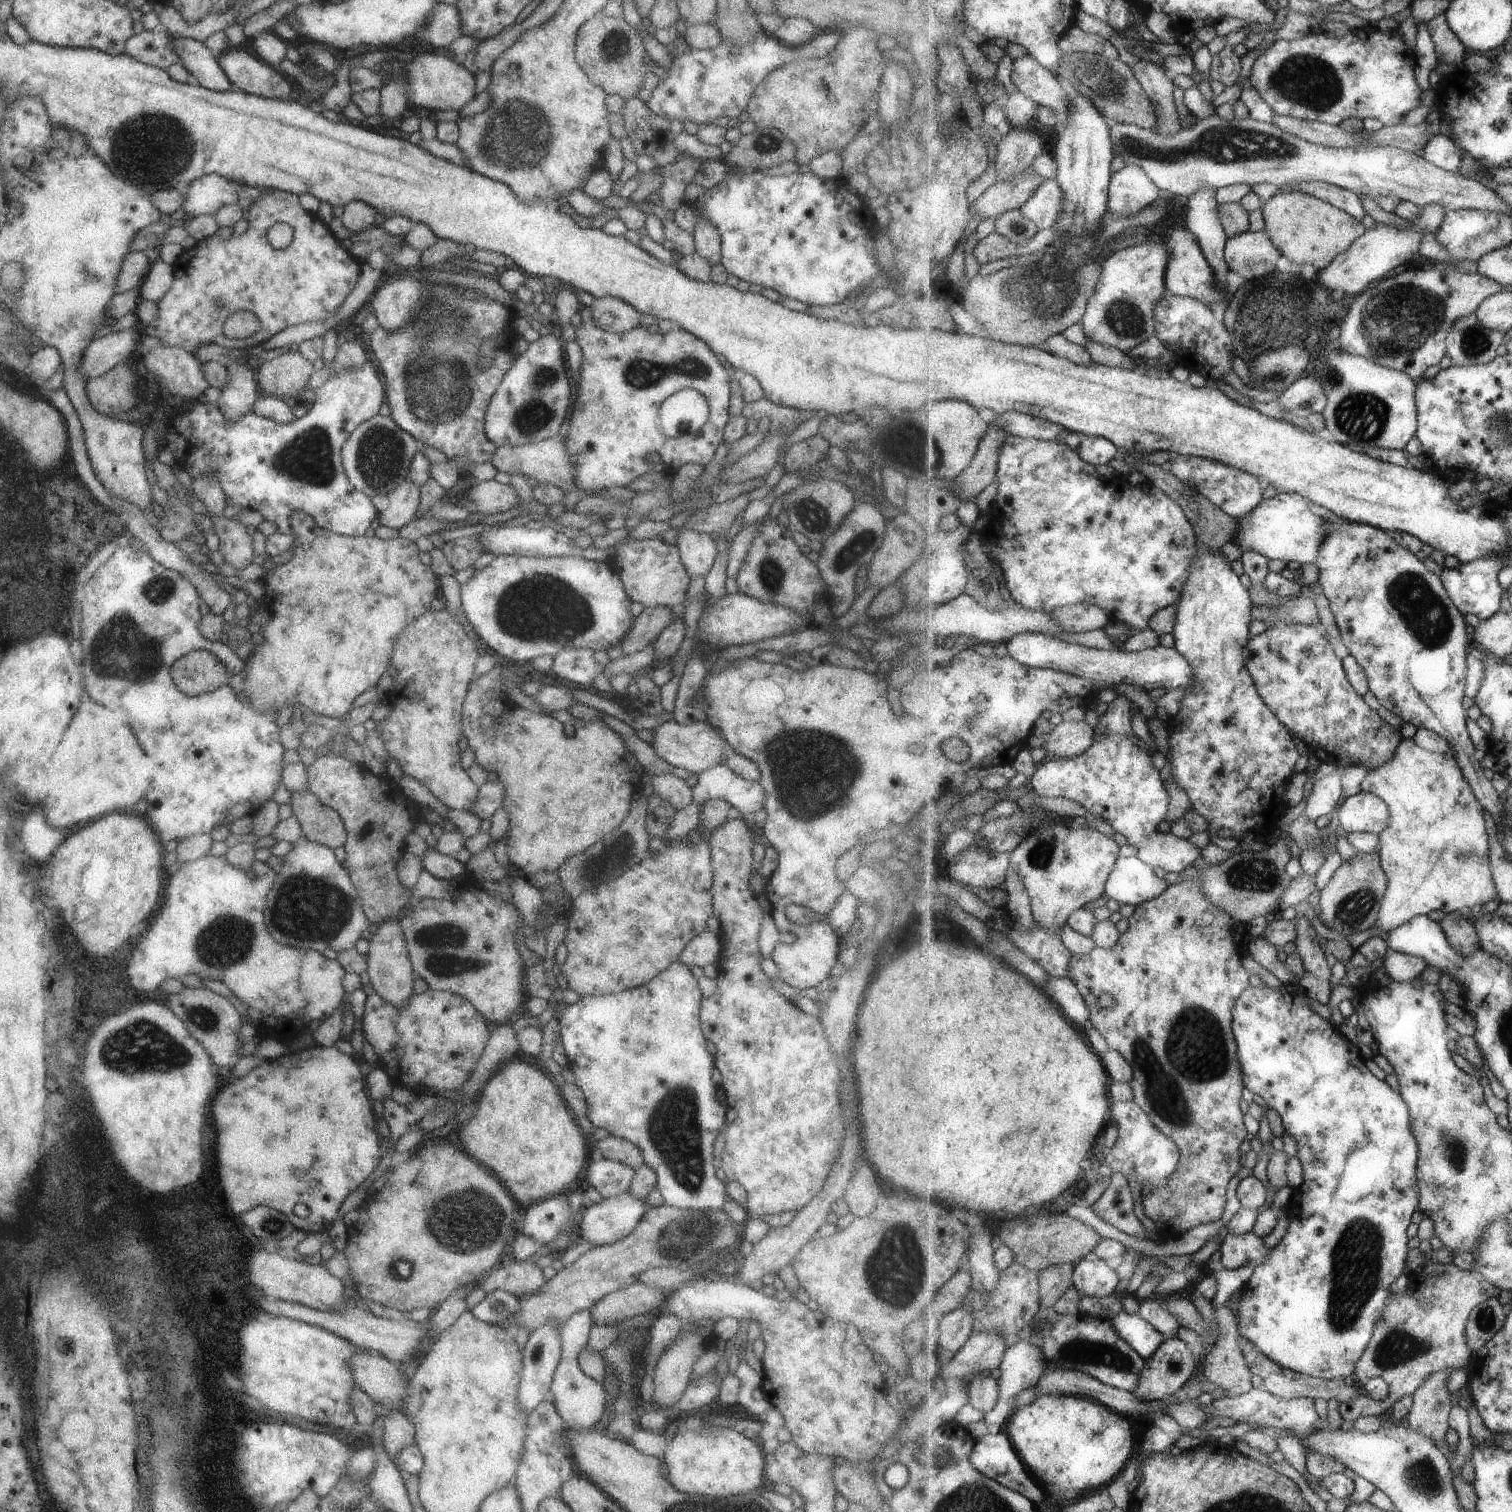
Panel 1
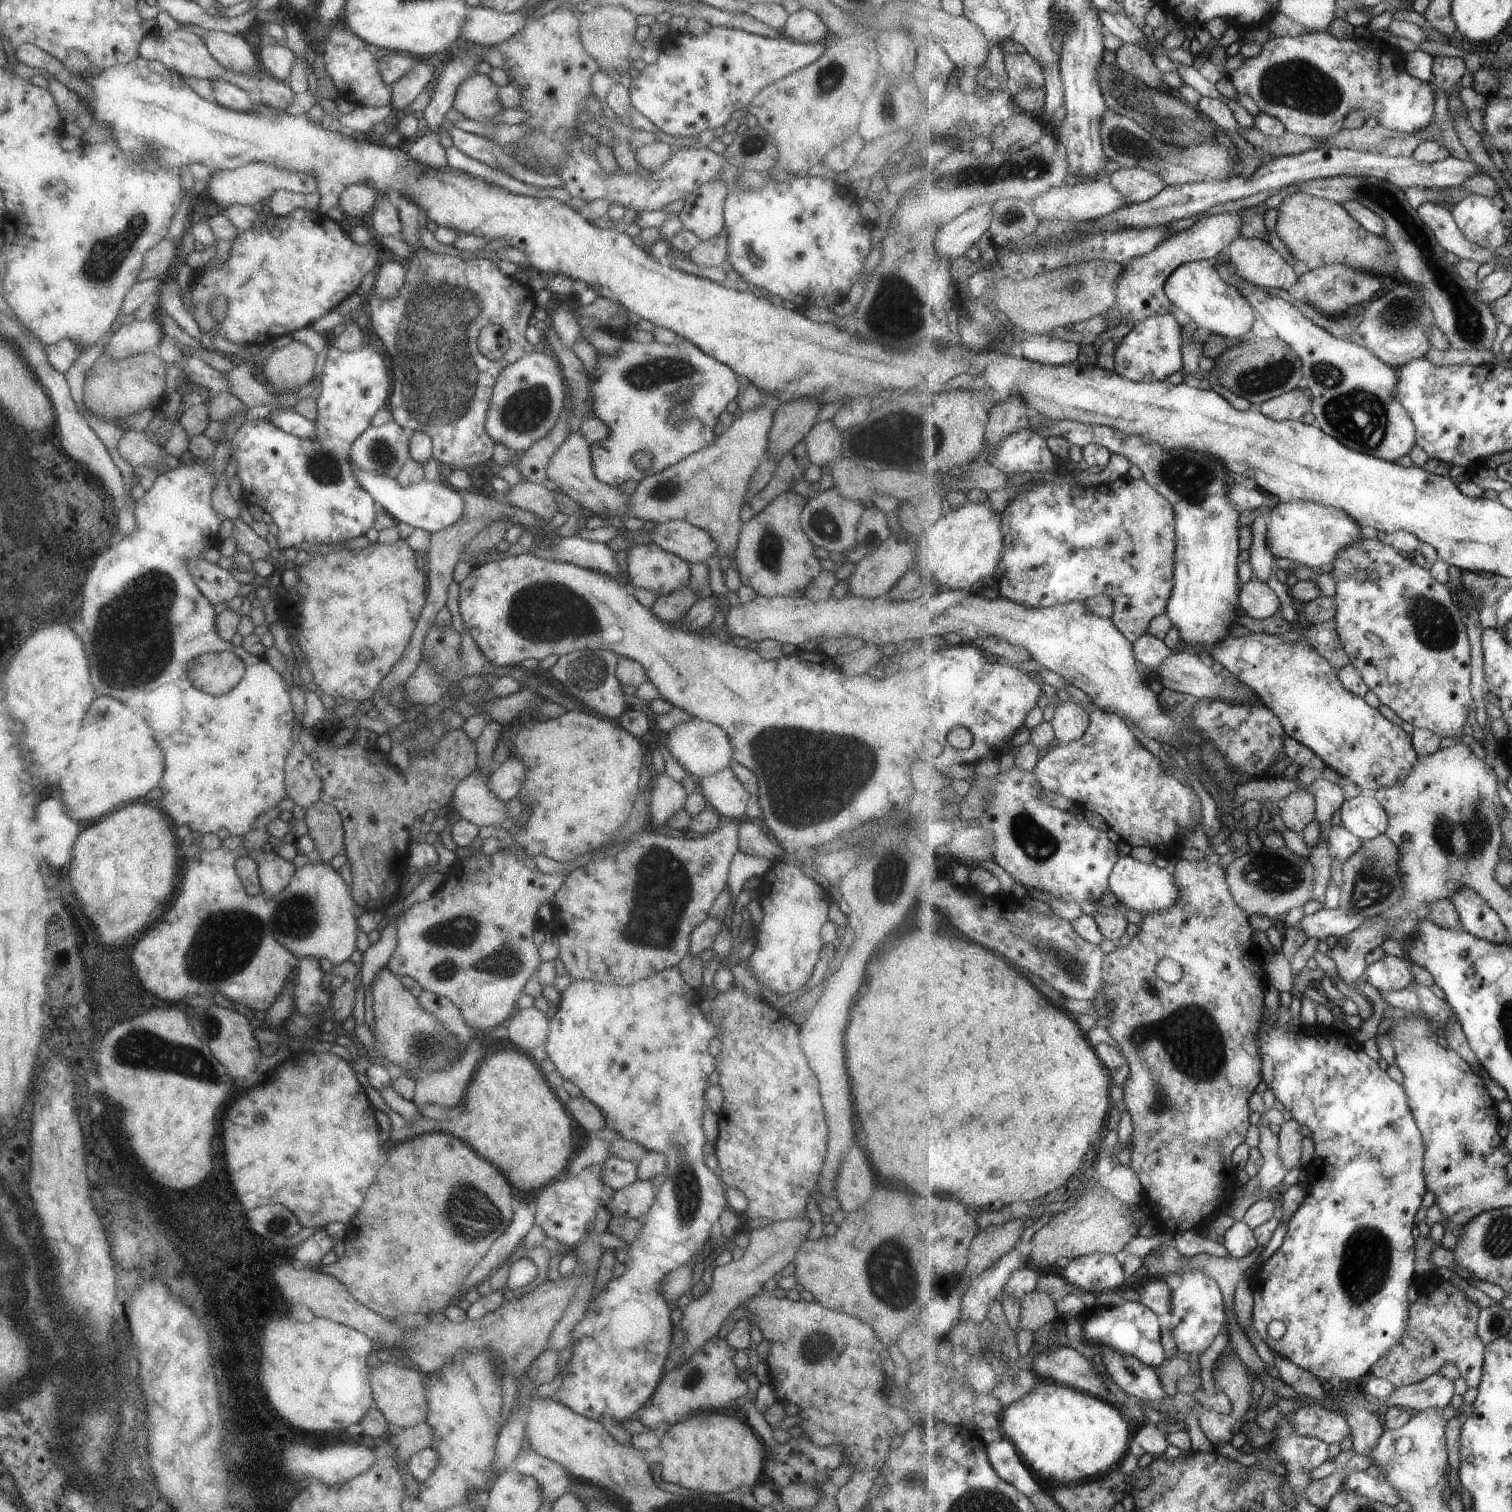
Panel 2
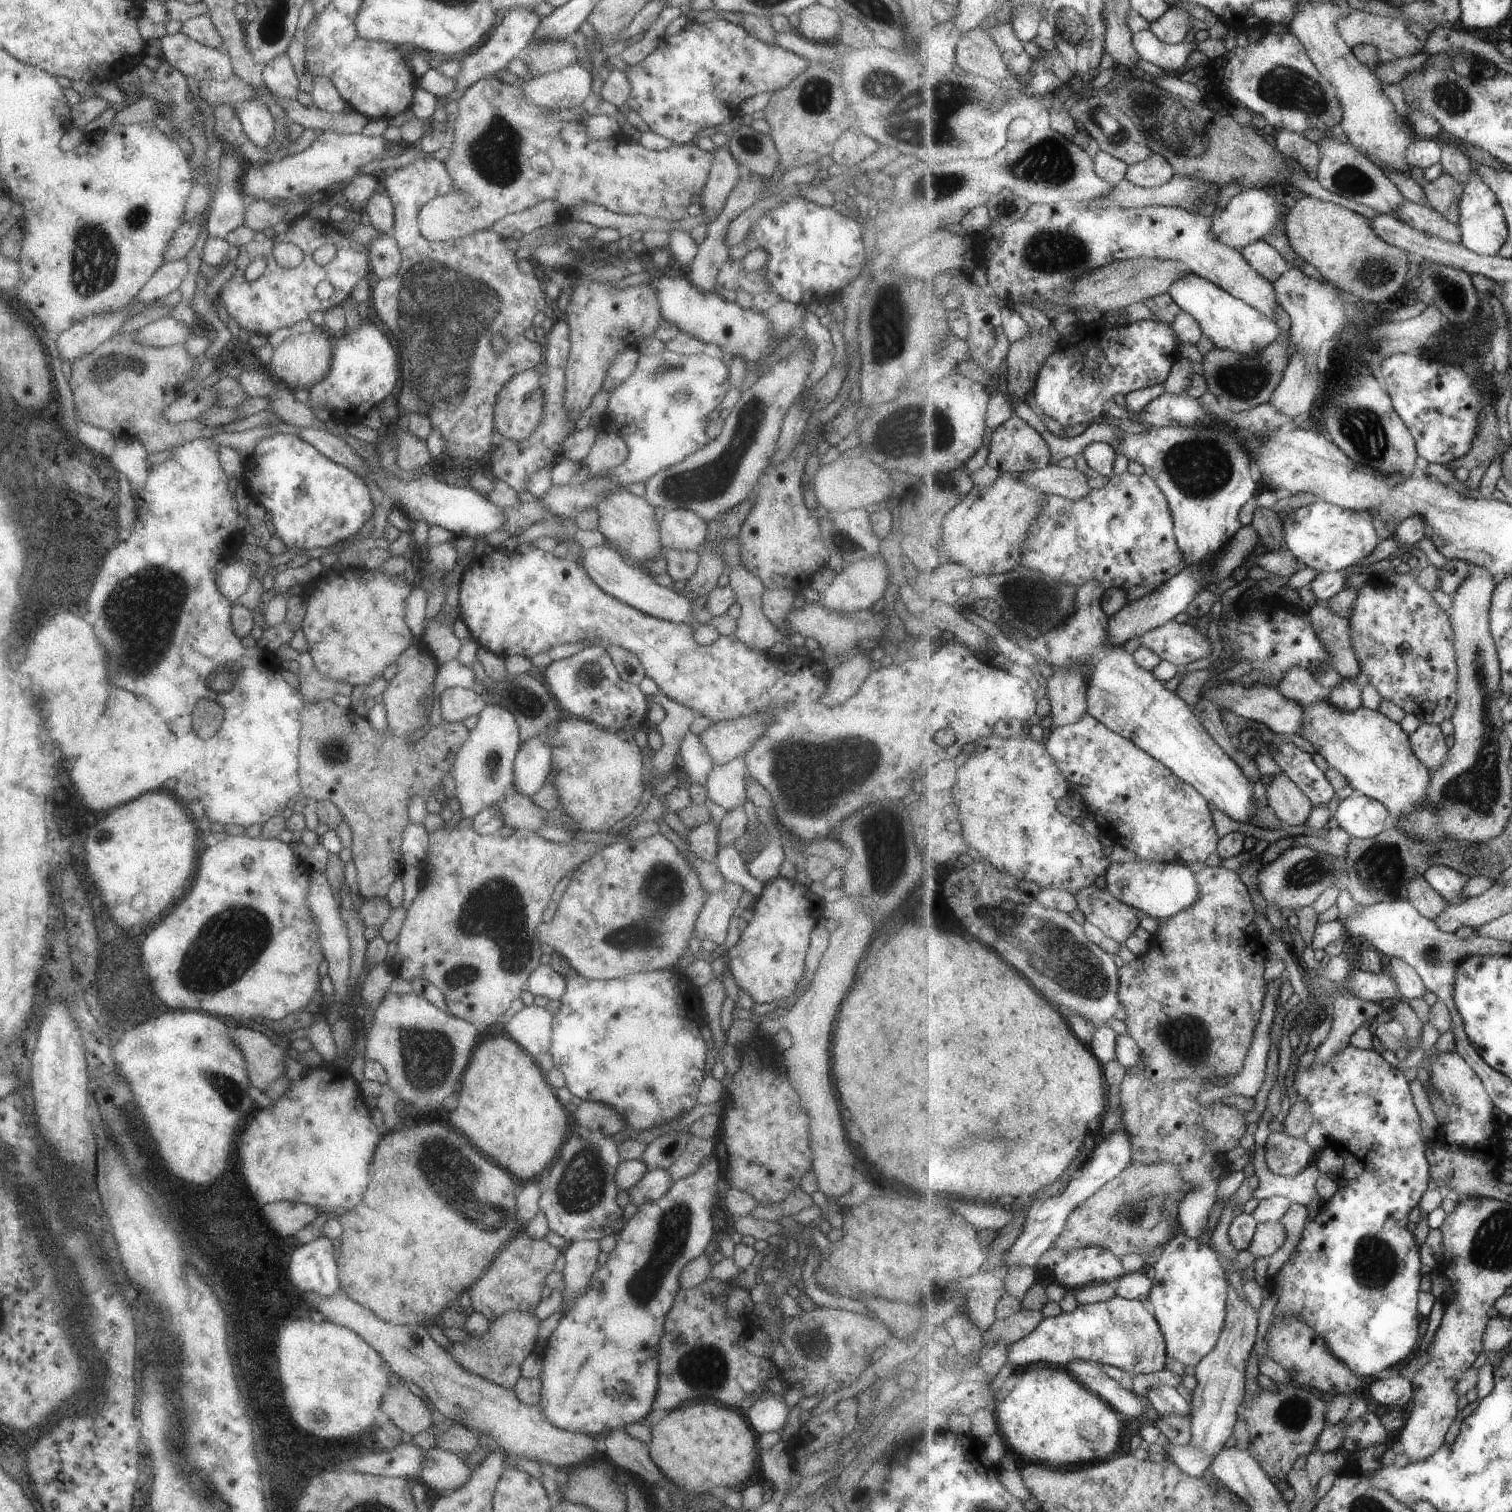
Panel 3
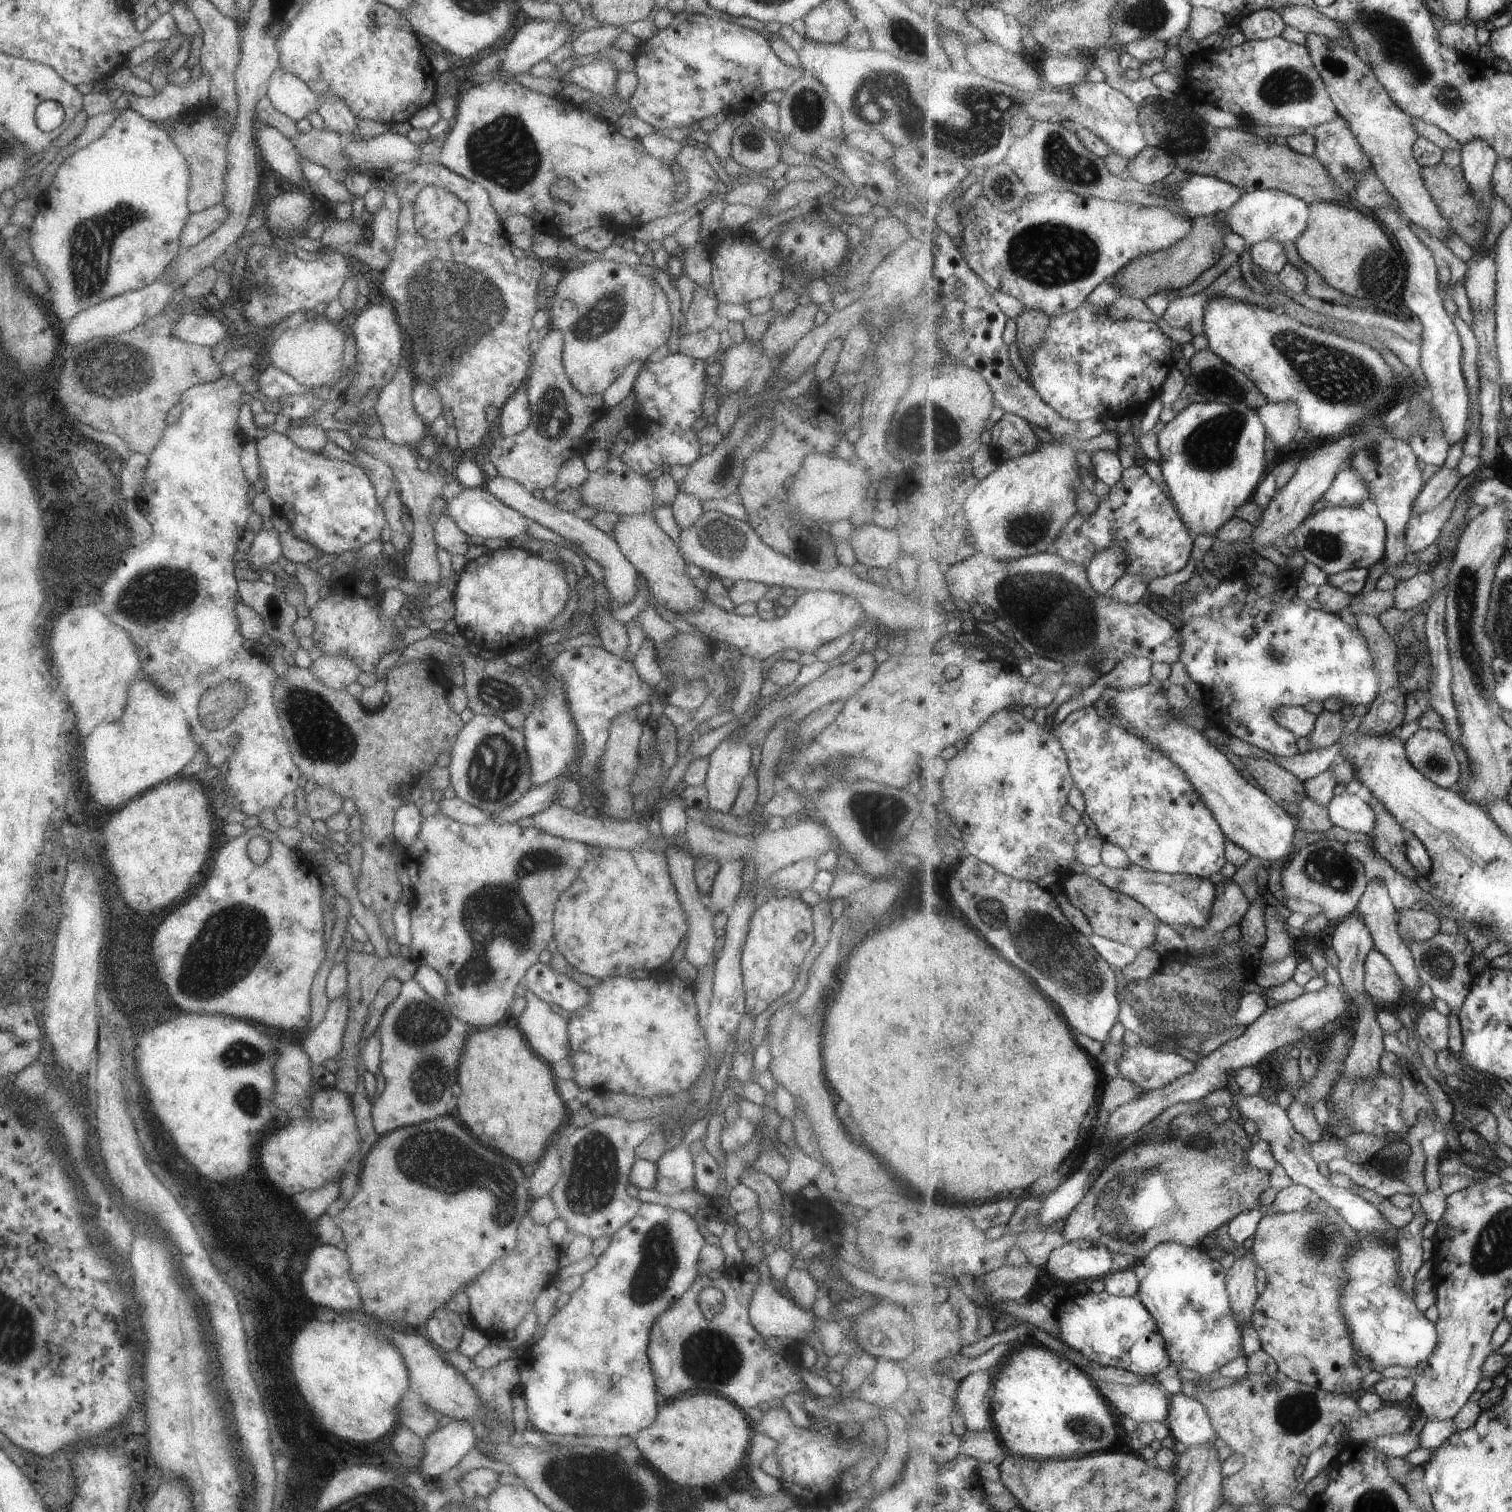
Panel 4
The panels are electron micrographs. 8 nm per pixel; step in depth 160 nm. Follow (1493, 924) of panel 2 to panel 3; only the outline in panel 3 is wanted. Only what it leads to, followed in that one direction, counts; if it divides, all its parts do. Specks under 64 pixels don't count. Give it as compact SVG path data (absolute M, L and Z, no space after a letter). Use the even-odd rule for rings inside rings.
M1434 865L1425 872L1424 878L1447 900L1448 904L1461 904L1468 900L1463 892L1470 878L1461 872L1444 865Z

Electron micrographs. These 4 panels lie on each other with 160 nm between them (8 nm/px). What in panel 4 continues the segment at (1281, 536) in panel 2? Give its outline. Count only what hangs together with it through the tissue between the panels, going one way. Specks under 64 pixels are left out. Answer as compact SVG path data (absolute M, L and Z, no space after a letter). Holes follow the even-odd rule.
M1327 507L1311 513L1295 530L1297 550L1303 553L1307 562L1319 566L1329 576L1349 569L1371 568L1386 556L1388 526L1380 516L1367 514L1365 510L1354 507Z

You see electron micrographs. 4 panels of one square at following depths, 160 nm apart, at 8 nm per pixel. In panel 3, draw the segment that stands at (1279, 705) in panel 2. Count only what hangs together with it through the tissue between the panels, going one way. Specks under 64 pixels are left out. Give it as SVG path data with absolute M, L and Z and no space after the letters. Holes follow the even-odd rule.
M1167 622L1143 634L1139 642L1140 646L1153 650L1162 661L1171 662L1176 666L1207 658L1213 650L1211 640L1193 622ZM1328 700L1319 704L1297 702L1305 708L1305 736L1328 766L1336 769L1354 791L1384 804L1396 819L1407 818L1415 810L1429 808L1431 770L1414 754L1412 740L1398 720L1365 706L1343 711L1331 706Z

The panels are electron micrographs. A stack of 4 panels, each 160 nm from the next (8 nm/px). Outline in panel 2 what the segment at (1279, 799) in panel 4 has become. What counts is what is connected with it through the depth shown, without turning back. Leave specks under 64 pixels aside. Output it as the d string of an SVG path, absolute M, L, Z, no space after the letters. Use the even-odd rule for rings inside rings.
M1300 788L1284 799L1281 816L1284 825L1293 832L1303 832L1315 820L1315 798Z

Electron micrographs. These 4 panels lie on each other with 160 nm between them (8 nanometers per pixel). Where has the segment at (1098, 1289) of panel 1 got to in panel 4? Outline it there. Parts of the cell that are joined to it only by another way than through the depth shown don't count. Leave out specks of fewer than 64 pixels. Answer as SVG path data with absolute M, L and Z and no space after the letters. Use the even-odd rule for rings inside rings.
M1090 1241L1067 1243L1049 1254L1045 1263L1051 1276L1056 1276L1064 1285L1090 1281L1100 1284L1115 1268L1111 1266L1114 1255L1107 1247Z

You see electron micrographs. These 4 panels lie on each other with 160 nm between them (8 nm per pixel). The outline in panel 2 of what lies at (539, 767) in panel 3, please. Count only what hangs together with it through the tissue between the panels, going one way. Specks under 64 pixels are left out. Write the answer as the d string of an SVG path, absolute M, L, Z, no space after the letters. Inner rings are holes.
M510 755L503 760L491 776L483 779L487 789L491 790L499 800L507 802L513 797L517 797L525 778L525 766L517 756Z

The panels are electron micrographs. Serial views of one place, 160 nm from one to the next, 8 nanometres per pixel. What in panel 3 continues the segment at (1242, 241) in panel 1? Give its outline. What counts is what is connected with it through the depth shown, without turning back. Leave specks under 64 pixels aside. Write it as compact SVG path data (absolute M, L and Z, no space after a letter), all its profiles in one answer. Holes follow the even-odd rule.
M1257 240L1240 252L1251 267L1271 283L1275 283L1283 272L1292 268L1282 254L1265 240Z

